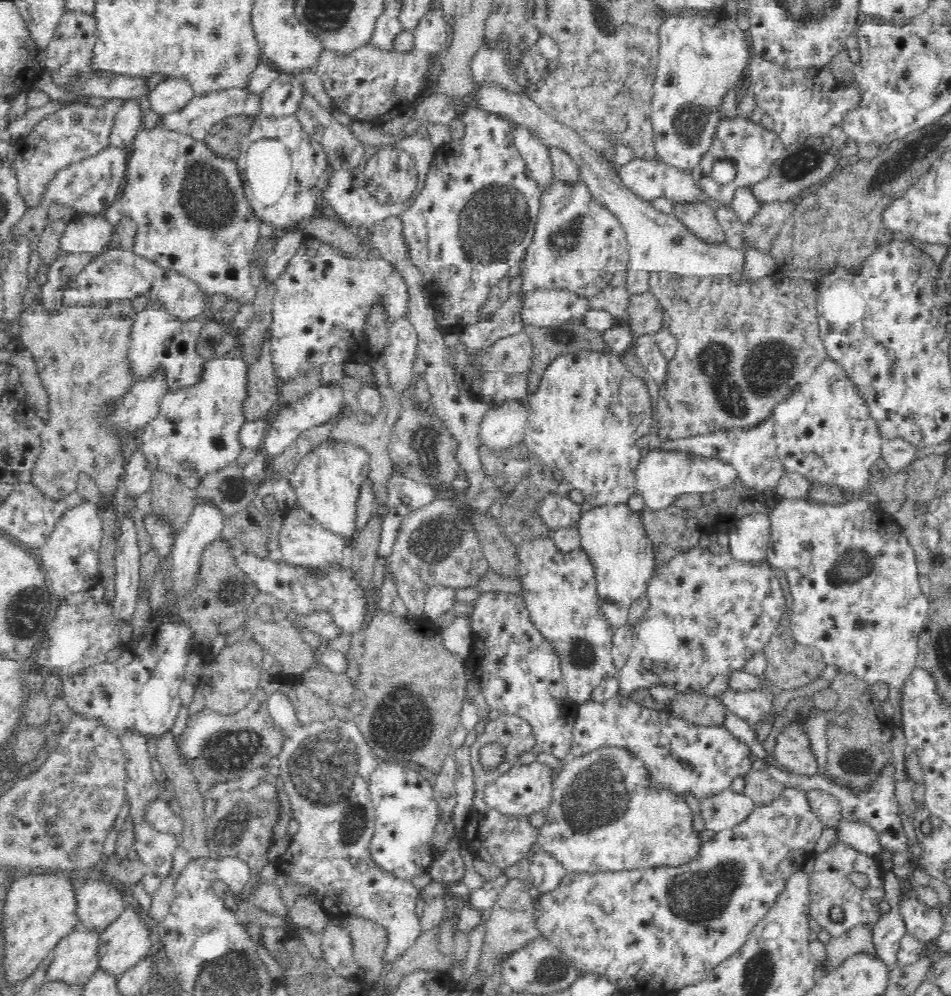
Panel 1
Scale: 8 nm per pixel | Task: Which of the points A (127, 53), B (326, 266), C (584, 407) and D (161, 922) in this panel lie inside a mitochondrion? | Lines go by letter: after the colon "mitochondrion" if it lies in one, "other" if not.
A: other
B: other
C: other
D: other

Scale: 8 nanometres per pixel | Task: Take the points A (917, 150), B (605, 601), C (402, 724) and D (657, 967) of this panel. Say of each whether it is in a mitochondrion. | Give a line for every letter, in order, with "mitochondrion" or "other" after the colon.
A: mitochondrion
B: other
C: mitochondrion
D: other

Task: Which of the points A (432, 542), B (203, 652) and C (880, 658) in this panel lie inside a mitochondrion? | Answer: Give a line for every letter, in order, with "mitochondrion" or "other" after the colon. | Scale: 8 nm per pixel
A: mitochondrion
B: other
C: other

